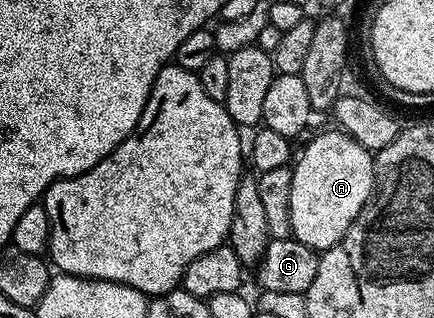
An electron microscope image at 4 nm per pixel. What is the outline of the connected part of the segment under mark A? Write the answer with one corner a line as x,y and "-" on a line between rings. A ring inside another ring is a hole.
339,130
314,137
299,156
294,160
290,186
292,235
306,246
323,250
342,239
366,206
376,187
376,162
373,153

